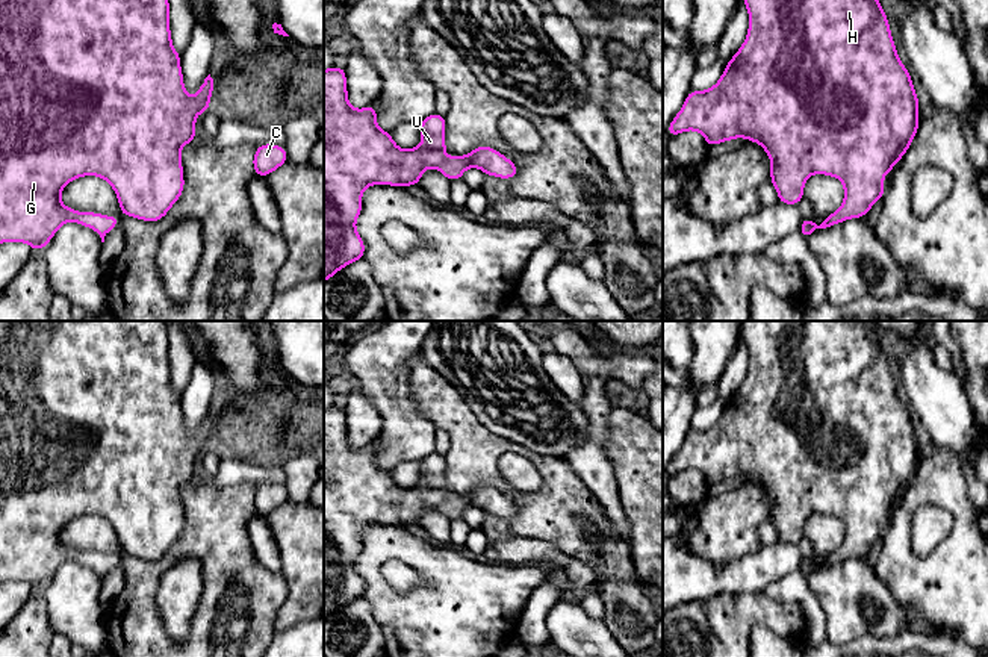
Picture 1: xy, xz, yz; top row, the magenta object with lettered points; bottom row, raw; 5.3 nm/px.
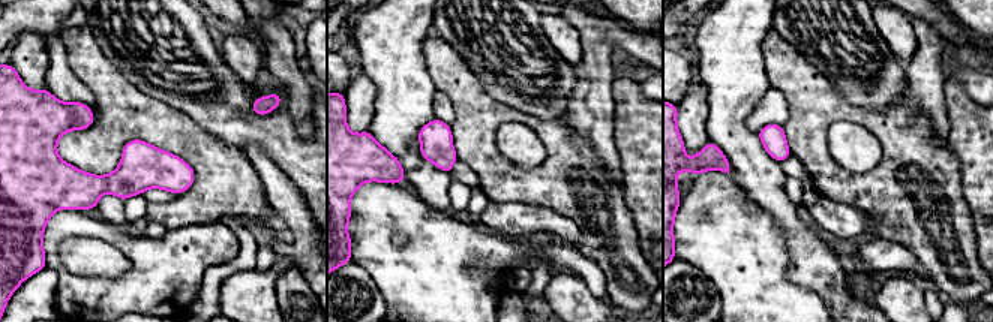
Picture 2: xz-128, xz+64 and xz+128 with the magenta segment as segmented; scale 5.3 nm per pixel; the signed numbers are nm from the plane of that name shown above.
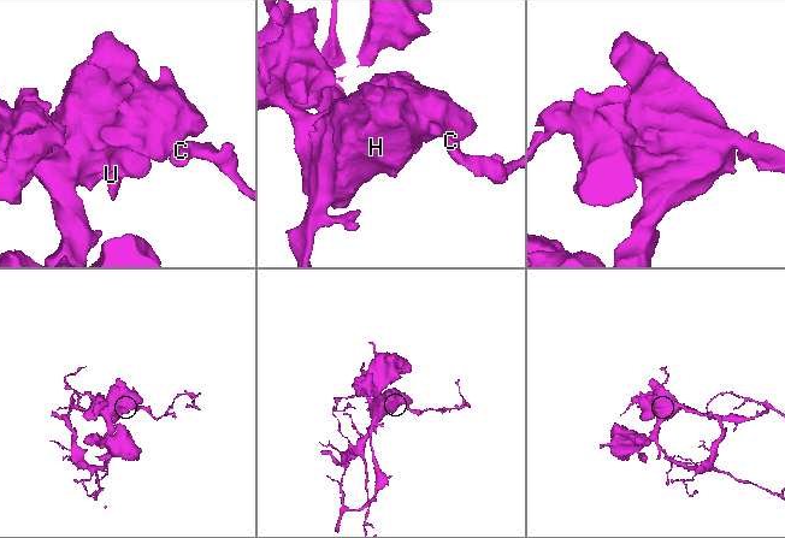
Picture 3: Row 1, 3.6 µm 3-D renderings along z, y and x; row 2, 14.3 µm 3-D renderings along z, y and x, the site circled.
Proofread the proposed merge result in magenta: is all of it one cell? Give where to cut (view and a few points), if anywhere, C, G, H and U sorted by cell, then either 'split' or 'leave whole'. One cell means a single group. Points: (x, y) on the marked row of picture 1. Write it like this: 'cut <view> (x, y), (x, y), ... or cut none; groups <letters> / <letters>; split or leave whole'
cut none; groups C G H U; leave whole

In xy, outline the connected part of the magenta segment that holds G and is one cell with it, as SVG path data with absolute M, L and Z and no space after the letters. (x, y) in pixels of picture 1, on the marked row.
M0 0L0 244L26 242L38 251L68 221L95 230L104 242L109 230L118 226L120 216L77 212L61 203L61 192L65 185L83 176L97 176L107 180L117 194L121 212L127 216L156 223L168 213L185 188L180 150L195 141L197 115L210 111L209 101L213 92L213 79L209 74L198 92L192 98L188 95L180 56L171 41L168 0Z

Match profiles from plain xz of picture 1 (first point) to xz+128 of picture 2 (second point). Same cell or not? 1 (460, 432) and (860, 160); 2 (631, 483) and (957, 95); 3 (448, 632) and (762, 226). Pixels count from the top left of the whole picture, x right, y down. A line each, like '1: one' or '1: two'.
1: two
2: one
3: one

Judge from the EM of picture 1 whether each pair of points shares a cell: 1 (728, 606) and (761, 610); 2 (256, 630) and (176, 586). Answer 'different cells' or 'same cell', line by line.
1: same cell
2: different cells

